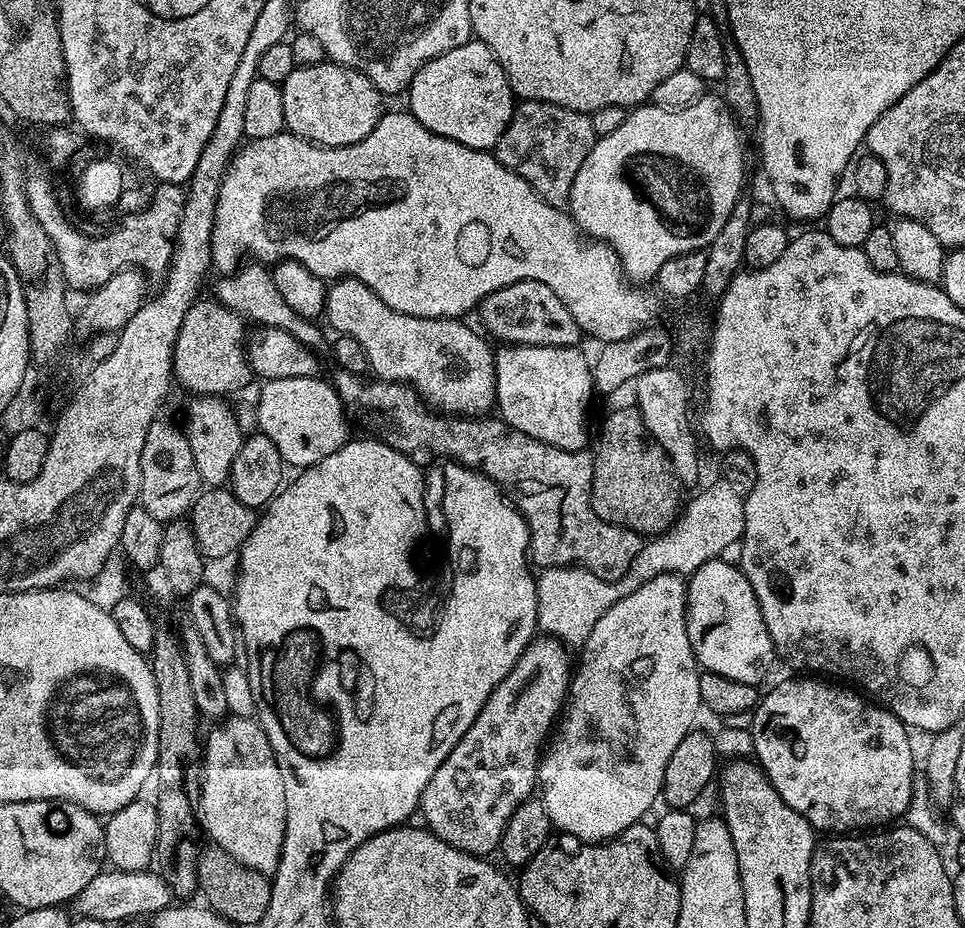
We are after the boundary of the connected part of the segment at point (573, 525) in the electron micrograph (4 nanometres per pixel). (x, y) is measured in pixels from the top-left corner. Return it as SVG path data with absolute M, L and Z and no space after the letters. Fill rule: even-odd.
M336 370L333 373L333 376L330 376L330 383L340 395L345 409L353 417L369 416L376 424L384 423L388 427L386 443L400 451L403 456L410 457L421 466L427 466L431 460L436 460L439 456L448 456L444 458L463 464L466 468L475 468L483 472L505 489L516 509L524 515L524 520L528 523L528 550L531 563L537 569L579 566L598 574L598 578L615 582L627 574L638 554L644 549L646 540L640 533L606 522L592 508L594 456L591 451L567 452L546 442L538 442L538 438L530 438L530 434L514 430L514 426L492 414L479 417L437 412L425 404L419 392L410 384L389 382L379 378L368 380L369 378L356 376L353 372Z

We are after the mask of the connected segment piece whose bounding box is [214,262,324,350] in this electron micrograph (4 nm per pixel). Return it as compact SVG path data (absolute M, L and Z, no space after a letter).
M248 262L239 270L231 273L227 278L220 278L216 284L215 299L226 305L229 310L245 321L257 320L257 325L265 328L277 328L286 330L298 338L306 346L320 350L323 349L324 332L313 321L304 320L286 302L282 302L282 294L278 294L278 286L274 286L274 278L271 271L259 262Z

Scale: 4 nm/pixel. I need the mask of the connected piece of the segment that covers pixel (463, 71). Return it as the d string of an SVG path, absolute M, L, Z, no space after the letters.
M475 38L426 62L426 66L422 66L422 70L418 70L418 74L412 79L406 99L408 99L407 107L410 109L412 117L418 122L422 122L422 126L426 126L426 130L447 140L458 142L462 146L485 150L495 149L498 138L502 138L502 134L510 122L514 107L512 87L502 66L494 58L492 51L481 40Z

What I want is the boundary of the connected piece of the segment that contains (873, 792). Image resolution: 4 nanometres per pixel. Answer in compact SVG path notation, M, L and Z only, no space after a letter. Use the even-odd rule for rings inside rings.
M820 678L804 679L808 680L784 680L761 695L753 711L751 729L755 763L764 769L782 802L786 802L790 810L798 810L798 814L821 833L872 830L899 821L910 806L912 777L918 772L917 761L916 764L912 761L909 729L887 707L863 700L868 698L859 691L847 692Z

